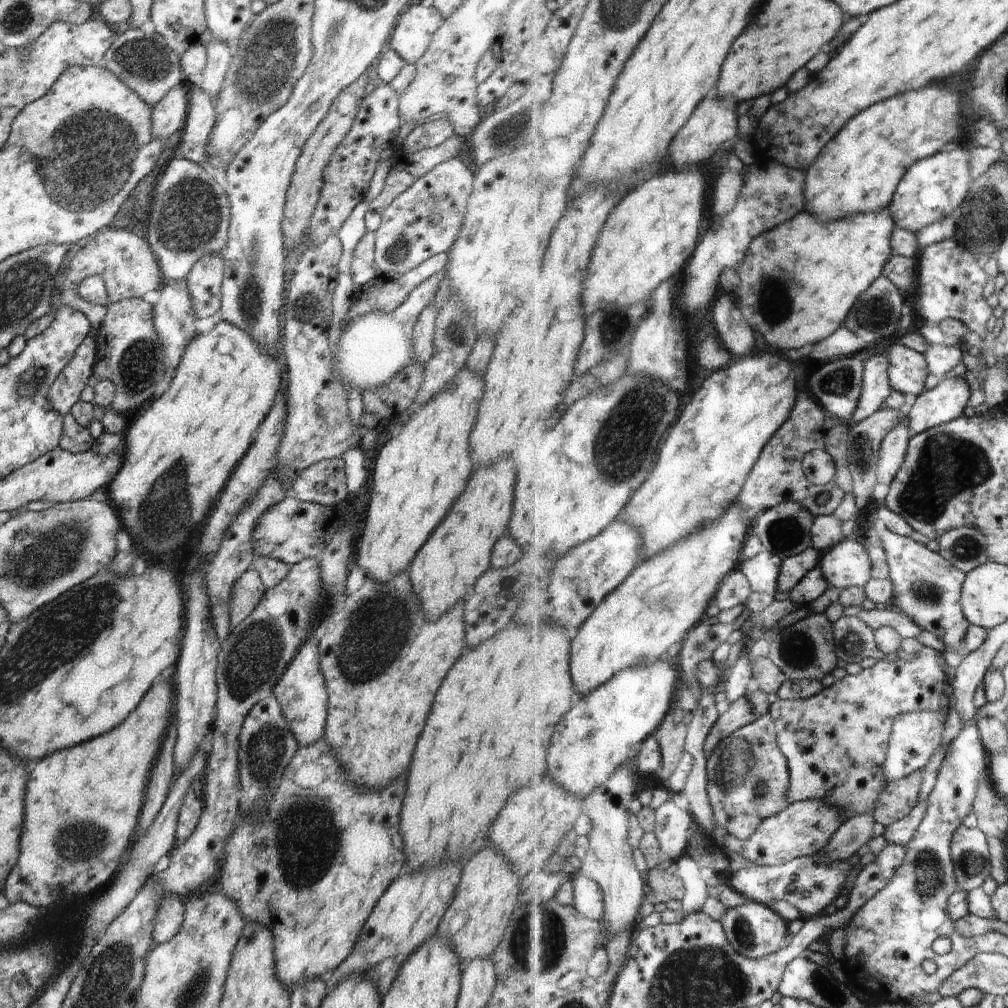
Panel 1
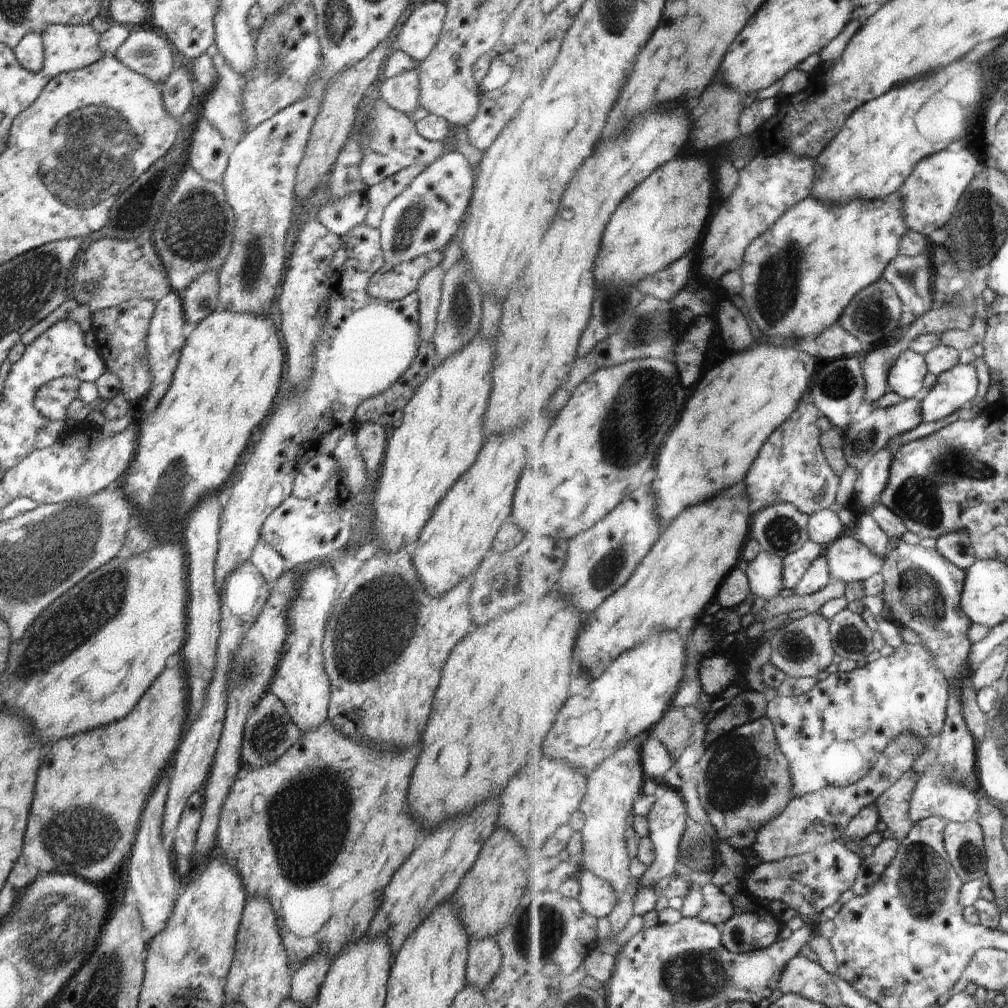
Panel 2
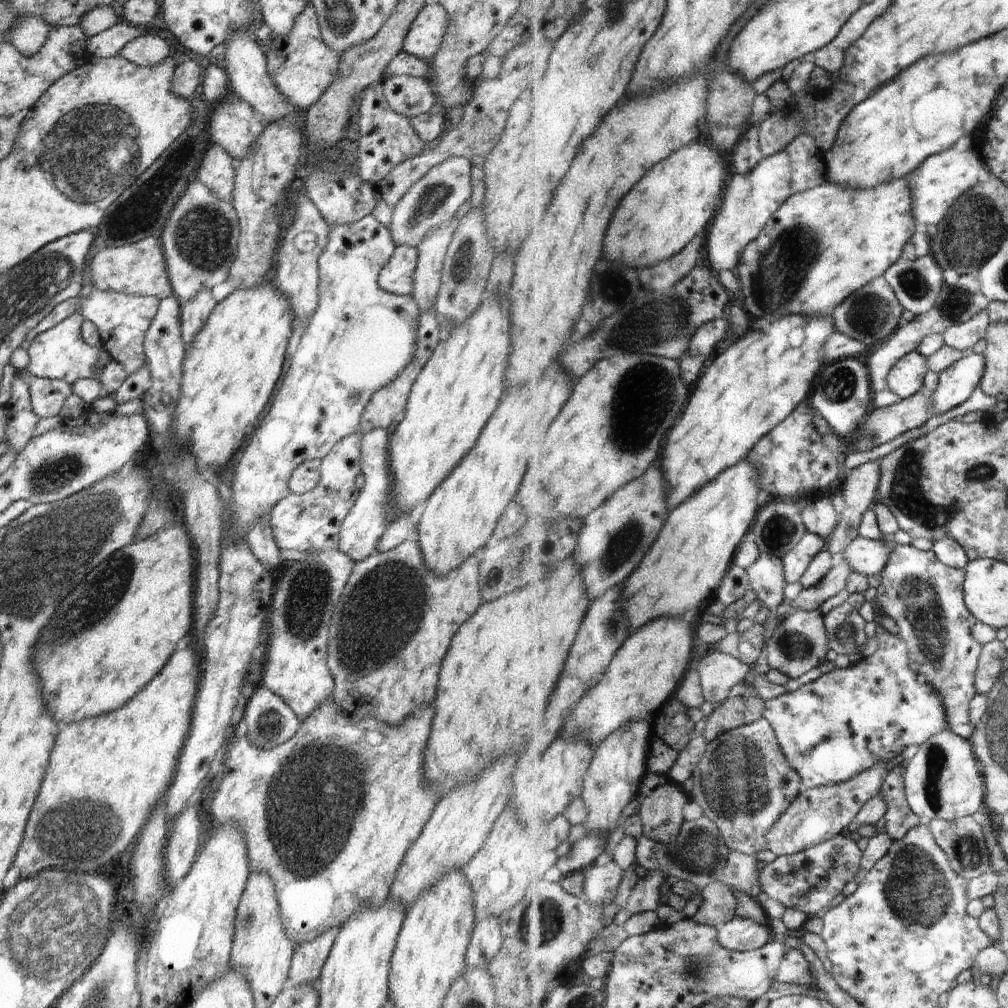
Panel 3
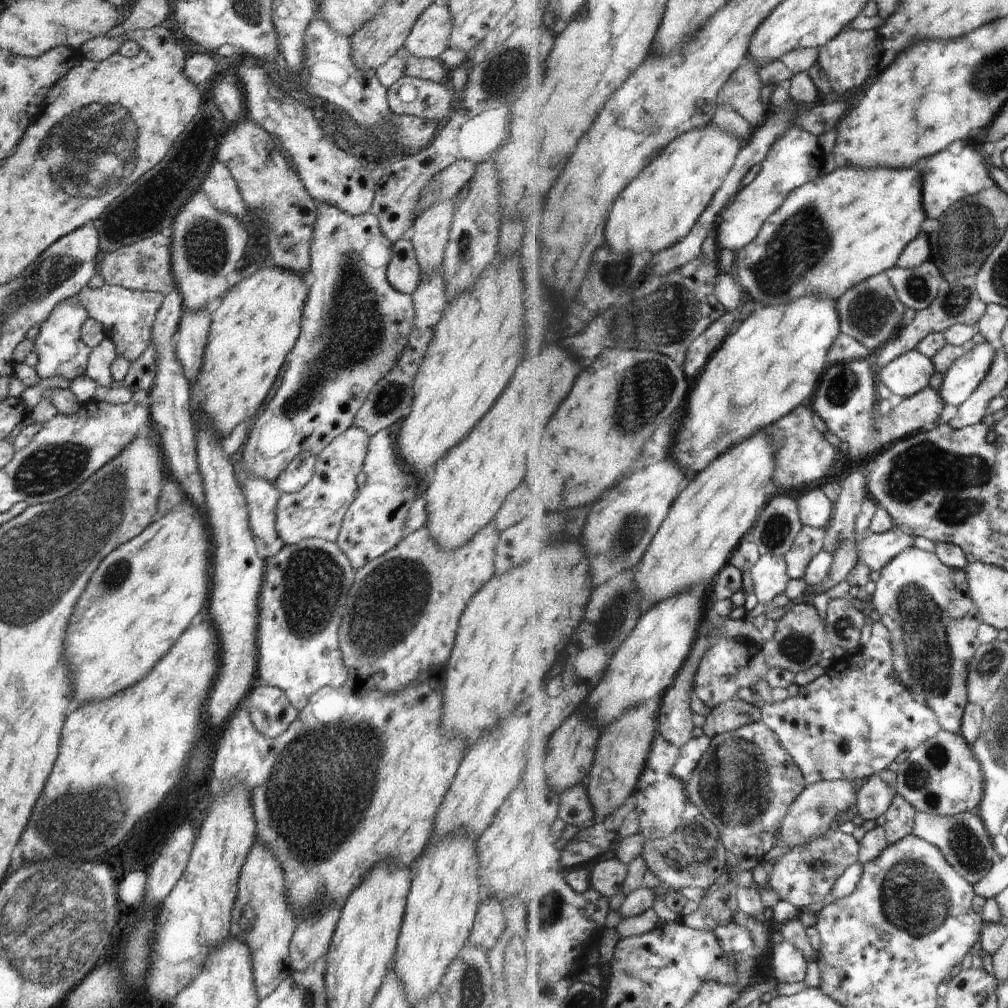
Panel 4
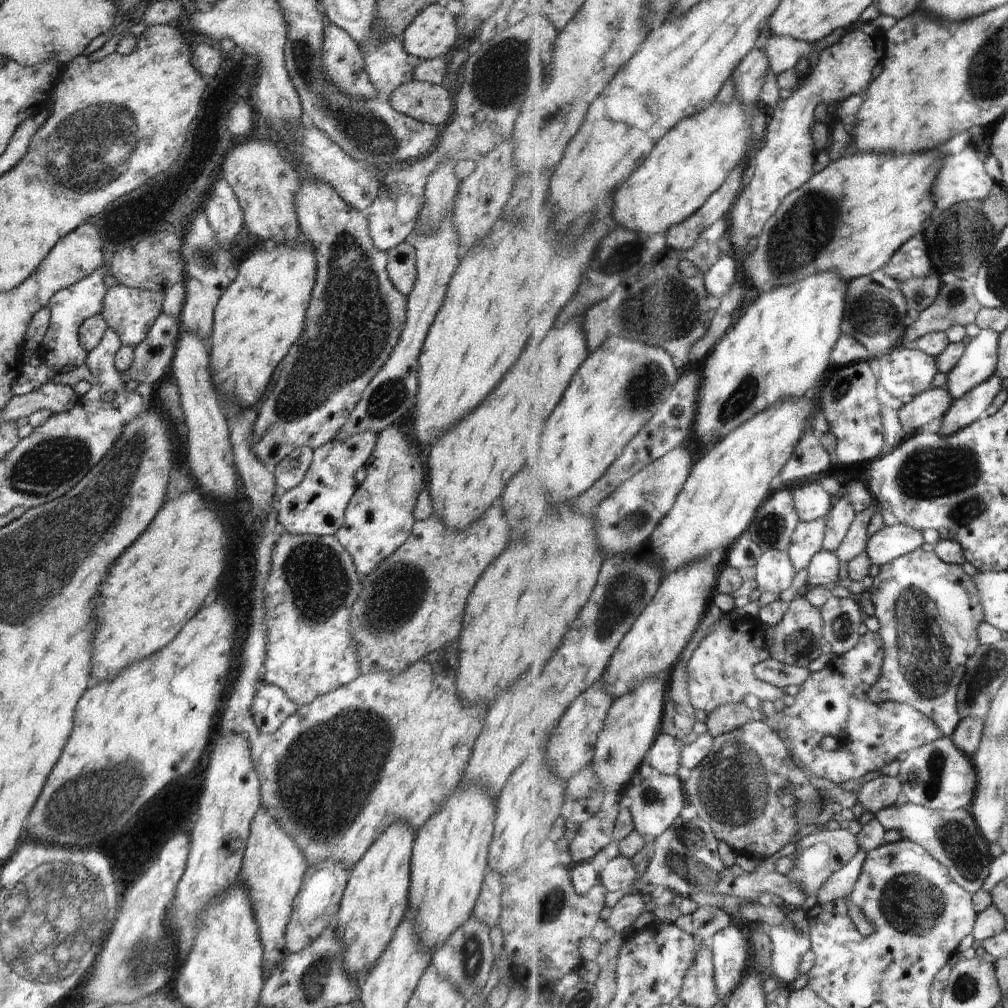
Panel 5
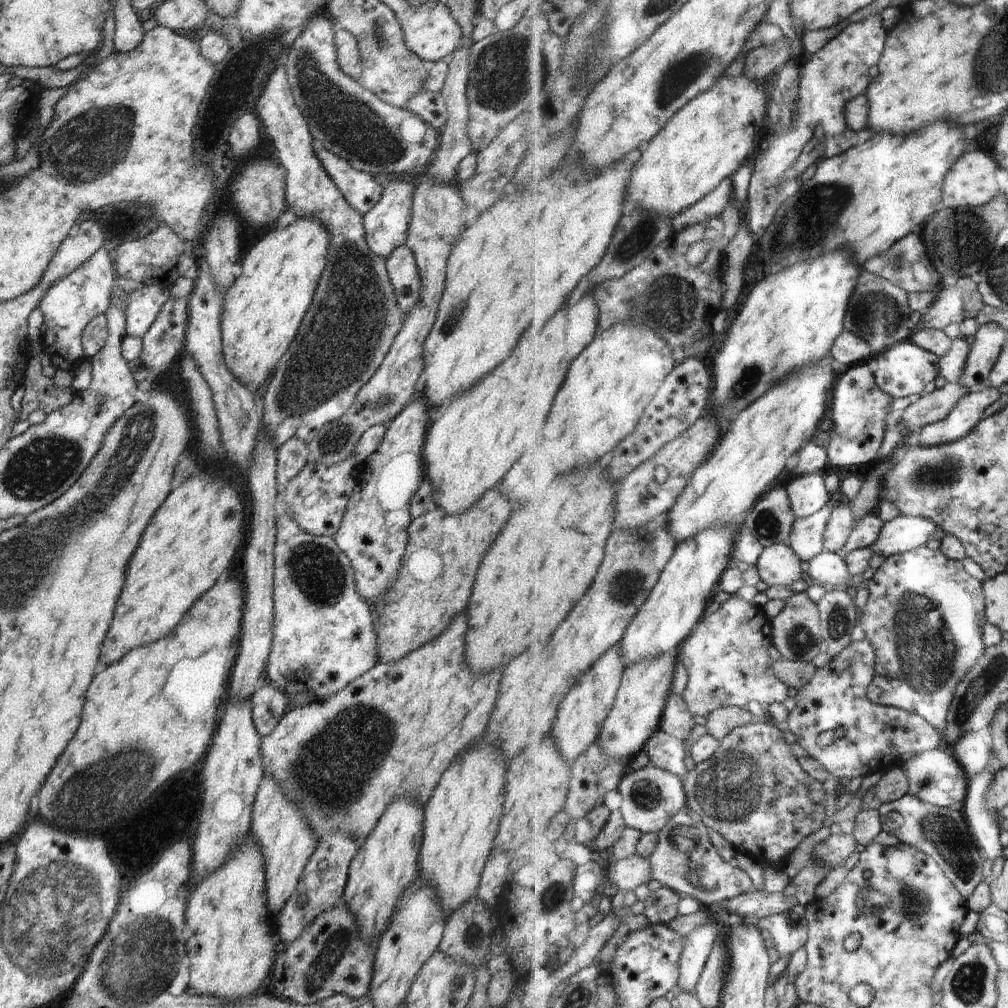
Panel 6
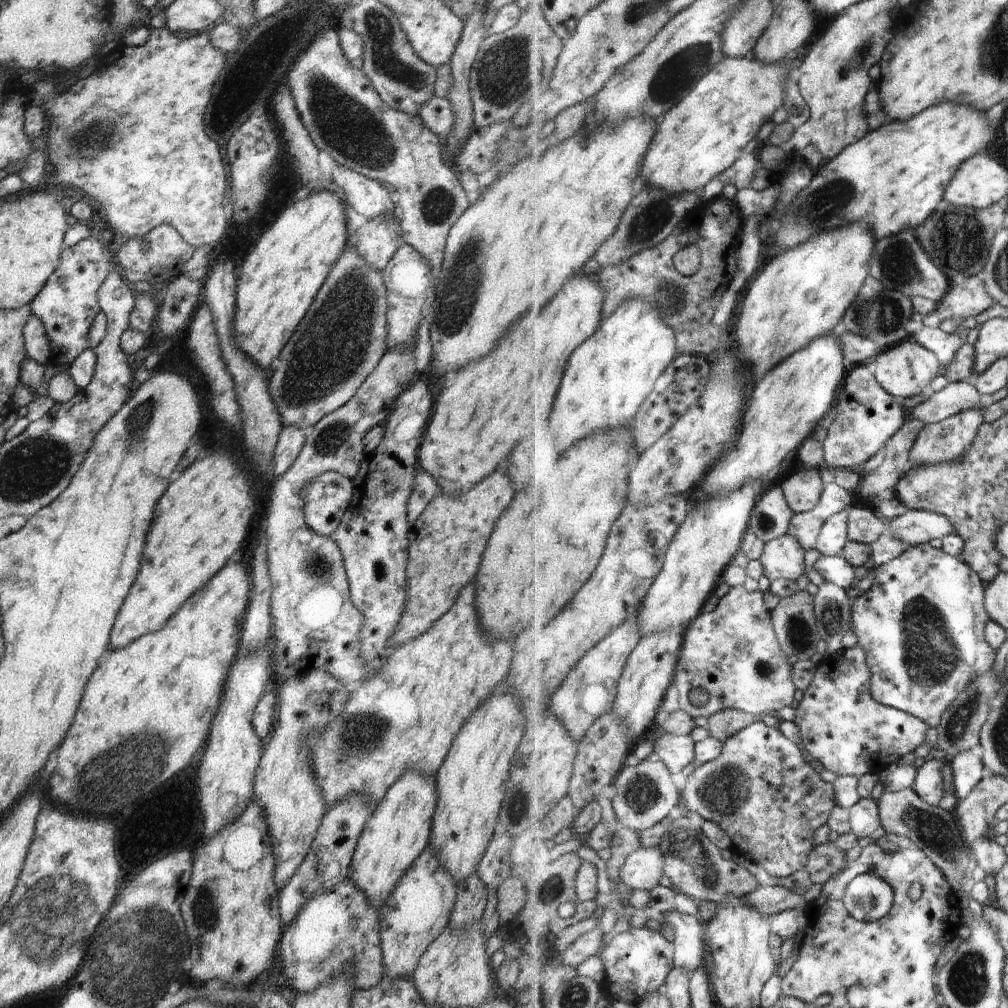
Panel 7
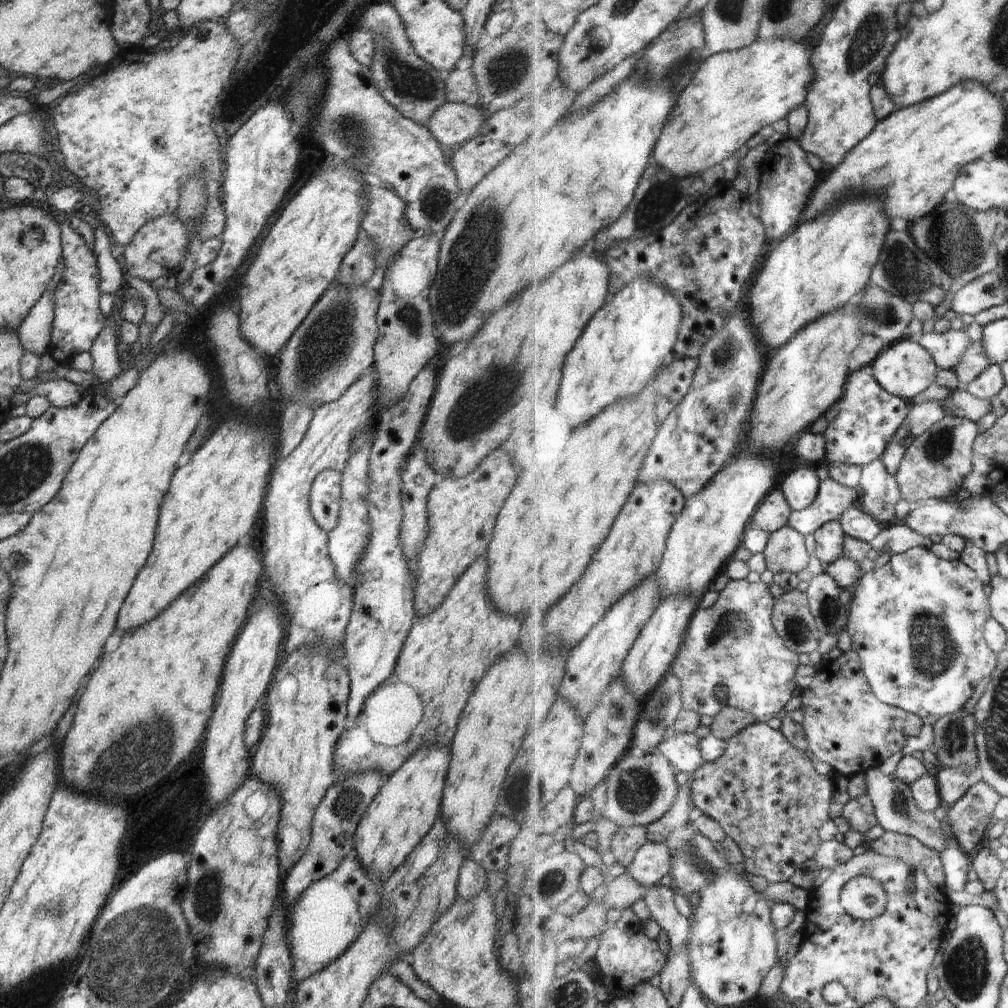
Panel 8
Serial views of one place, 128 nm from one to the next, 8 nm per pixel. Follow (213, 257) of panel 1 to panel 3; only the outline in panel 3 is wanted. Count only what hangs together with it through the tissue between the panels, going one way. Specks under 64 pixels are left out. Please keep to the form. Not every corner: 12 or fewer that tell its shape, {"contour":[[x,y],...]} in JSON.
{"contour":[[210,288],[181,302],[185,346],[198,336],[216,303]]}

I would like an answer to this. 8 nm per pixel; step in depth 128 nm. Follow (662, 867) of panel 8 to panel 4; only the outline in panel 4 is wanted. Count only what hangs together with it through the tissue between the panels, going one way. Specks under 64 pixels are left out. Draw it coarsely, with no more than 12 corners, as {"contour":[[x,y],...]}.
{"contour":[[602,858],[592,866],[592,884],[604,896],[622,893],[630,865]]}

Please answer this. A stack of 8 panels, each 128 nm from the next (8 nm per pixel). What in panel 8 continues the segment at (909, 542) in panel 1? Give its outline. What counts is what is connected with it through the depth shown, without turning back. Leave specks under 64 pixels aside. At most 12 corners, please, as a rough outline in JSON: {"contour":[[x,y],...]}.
{"contour":[[930,547],[853,589],[874,692],[926,724],[999,666],[989,588]]}

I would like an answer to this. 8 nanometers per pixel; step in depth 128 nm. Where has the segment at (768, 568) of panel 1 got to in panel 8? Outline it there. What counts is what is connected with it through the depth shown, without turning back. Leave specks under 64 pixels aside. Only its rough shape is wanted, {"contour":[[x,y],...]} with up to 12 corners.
{"contour":[[791,524],[772,533],[764,556],[773,573],[801,575],[813,557]]}

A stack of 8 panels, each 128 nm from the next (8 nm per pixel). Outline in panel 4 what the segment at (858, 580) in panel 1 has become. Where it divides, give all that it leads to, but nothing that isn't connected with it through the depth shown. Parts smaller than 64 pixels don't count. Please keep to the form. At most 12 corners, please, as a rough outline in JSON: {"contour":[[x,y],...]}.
{"contour":[[900,528],[870,532],[862,540],[861,561],[882,572],[915,536]]}

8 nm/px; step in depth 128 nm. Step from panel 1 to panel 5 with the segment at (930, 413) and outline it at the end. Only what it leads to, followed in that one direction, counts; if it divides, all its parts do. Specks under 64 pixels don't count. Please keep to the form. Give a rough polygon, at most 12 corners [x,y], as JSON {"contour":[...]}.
{"contour":[[982,329],[948,375],[955,400],[999,370],[1001,334]]}

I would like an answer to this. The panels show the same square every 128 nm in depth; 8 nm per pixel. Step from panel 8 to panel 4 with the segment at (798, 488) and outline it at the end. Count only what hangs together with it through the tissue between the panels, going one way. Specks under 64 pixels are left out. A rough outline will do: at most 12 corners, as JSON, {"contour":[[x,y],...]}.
{"contour":[[824,489],[802,492],[804,525],[829,529],[835,503]]}

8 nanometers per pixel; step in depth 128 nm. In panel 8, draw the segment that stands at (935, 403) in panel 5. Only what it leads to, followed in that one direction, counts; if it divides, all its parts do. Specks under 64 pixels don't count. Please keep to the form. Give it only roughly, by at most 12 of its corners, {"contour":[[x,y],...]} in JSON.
{"contour":[[963,385],[940,399],[946,416],[976,422],[994,410]]}

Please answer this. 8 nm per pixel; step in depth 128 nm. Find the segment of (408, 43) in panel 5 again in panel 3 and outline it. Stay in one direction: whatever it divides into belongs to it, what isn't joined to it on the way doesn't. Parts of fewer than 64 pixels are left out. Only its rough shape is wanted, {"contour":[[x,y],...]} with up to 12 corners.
{"contour":[[439,2],[425,5],[404,36],[403,51],[429,61],[448,23]]}

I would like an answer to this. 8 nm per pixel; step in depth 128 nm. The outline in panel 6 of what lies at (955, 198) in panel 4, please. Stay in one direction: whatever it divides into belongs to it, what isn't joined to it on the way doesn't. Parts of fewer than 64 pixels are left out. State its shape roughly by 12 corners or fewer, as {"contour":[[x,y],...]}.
{"contour":[[976,150],[946,180],[948,206],[986,206],[1000,164]]}

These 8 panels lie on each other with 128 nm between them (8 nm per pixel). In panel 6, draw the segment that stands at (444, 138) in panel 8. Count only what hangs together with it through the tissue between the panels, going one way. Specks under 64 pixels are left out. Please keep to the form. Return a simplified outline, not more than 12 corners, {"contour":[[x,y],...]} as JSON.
{"contour":[[420,90],[404,110],[437,130],[448,120],[441,92]]}

